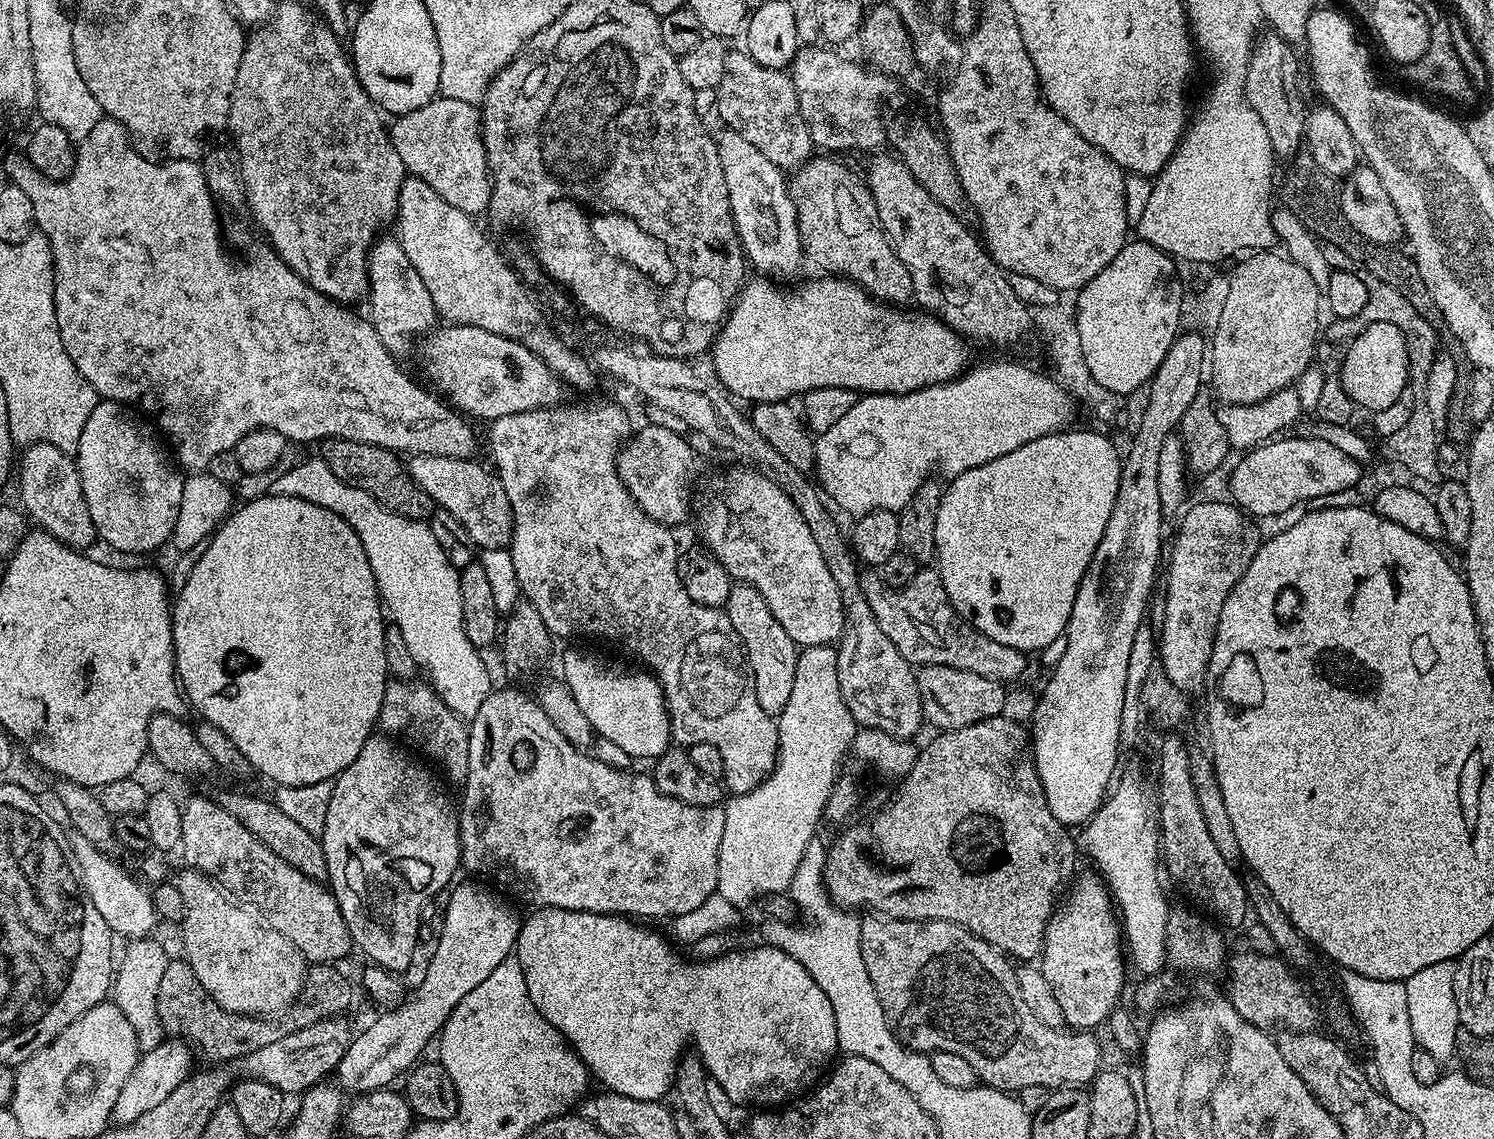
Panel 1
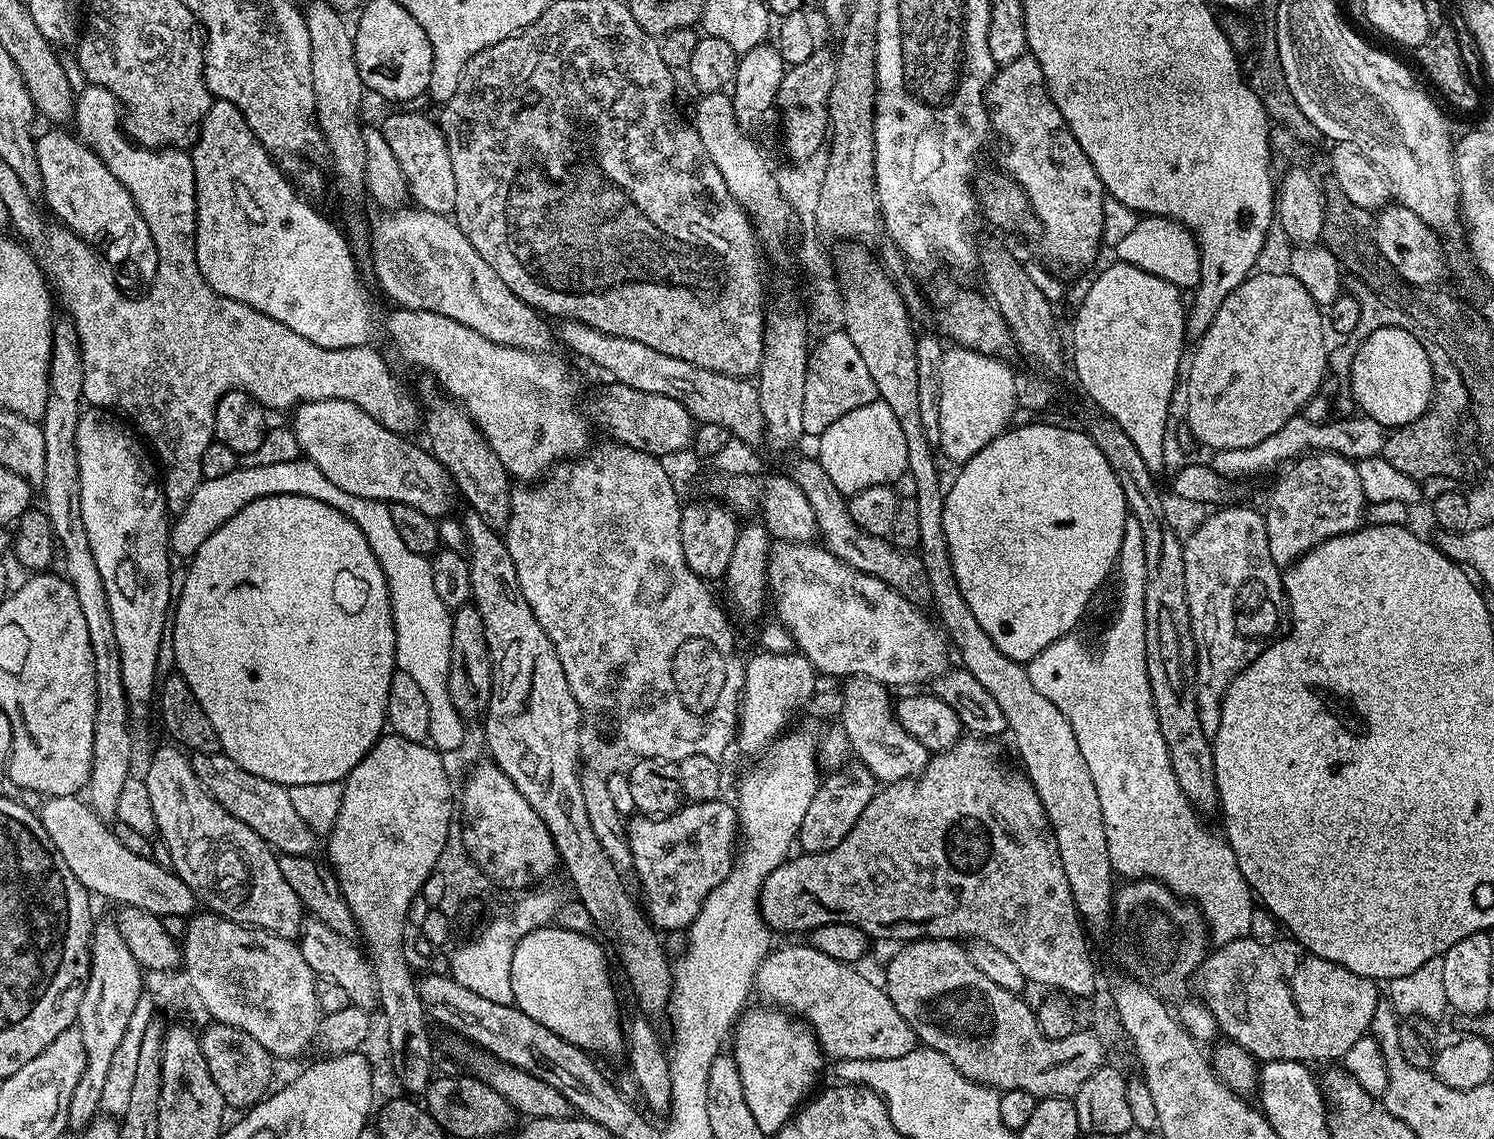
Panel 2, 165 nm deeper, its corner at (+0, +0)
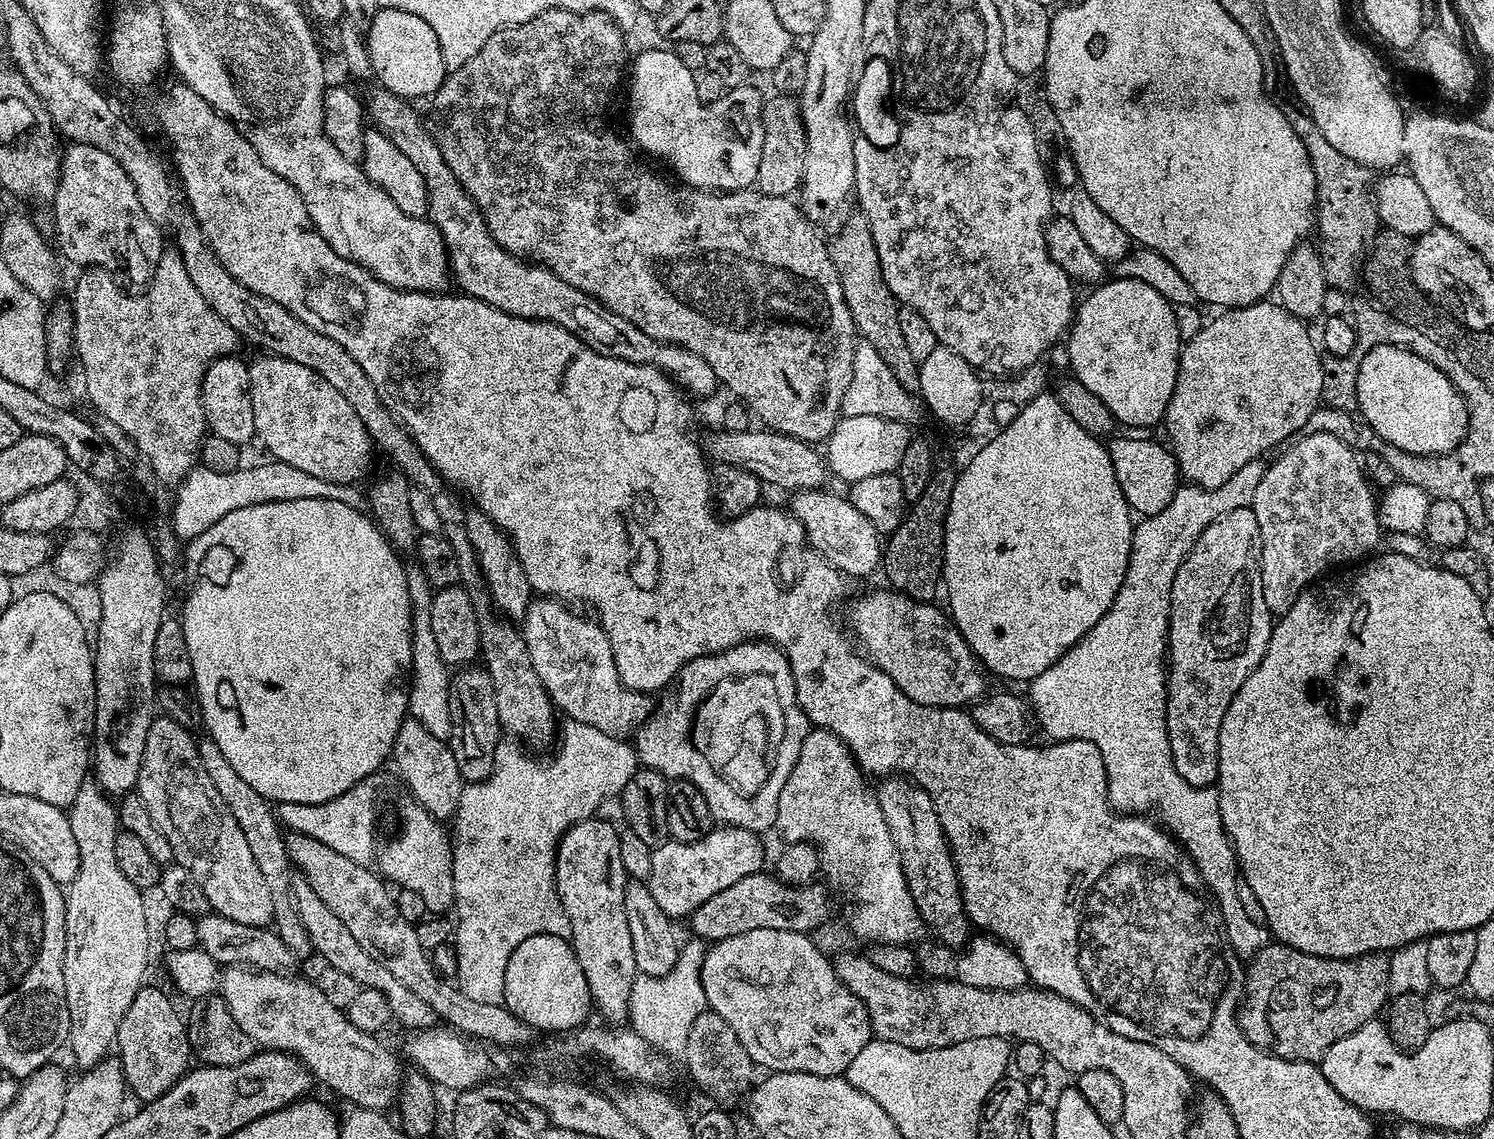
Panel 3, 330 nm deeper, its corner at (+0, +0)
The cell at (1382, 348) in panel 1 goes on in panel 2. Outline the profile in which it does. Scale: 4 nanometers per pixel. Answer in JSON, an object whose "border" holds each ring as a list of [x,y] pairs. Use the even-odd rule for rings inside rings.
{"border":[[[1398,327],[1371,332],[1352,355],[1350,395],[1355,407],[1385,430],[1415,422],[1432,400],[1432,367],[1424,344],[1413,333]]]}

